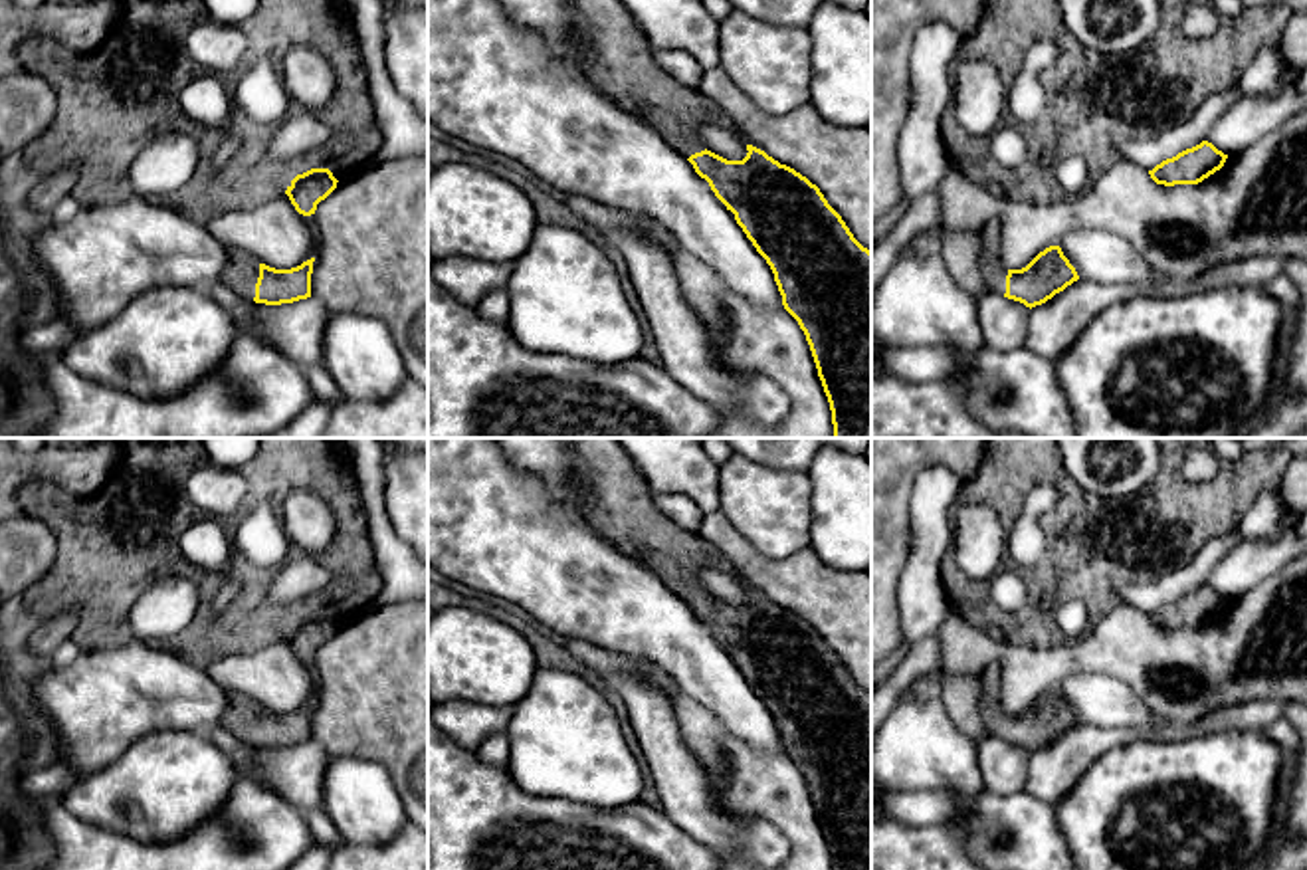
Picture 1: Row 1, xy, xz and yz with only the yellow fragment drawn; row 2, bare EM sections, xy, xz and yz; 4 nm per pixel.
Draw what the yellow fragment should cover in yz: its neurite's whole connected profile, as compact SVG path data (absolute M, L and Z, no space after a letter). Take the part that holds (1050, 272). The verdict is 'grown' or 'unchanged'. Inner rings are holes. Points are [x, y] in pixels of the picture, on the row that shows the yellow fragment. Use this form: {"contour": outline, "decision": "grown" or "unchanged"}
{"contour": "M992 218L972 238L968 268L980 287L1032 309L1079 279L1059 246L1046 248L1022 270L1008 270L1000 256L1000 230L1000 222Z", "decision": "grown"}

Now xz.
{"contour": "M566 0L576 18L582 73L622 109L640 117L705 178L715 196L735 214L737 224L766 260L784 309L798 321L810 345L818 377L832 410L834 438L871 438L871 252L863 248L816 184L764 151L747 145L743 161L727 161L707 151L695 131L705 125L731 129L723 99L709 87L685 87L655 59L655 52L622 0Z", "decision": "grown"}

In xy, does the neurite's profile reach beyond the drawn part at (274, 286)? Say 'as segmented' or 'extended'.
extended

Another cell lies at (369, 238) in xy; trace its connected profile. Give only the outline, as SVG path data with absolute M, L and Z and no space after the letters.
M428 155L362 168L305 222L285 192L226 210L208 230L275 270L313 262L311 297L329 313L380 319L408 379L428 388Z

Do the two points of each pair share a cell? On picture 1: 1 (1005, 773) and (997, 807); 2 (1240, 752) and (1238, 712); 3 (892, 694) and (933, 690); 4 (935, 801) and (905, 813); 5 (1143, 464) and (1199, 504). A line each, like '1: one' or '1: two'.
1: two
2: two
3: two
4: one
5: two

